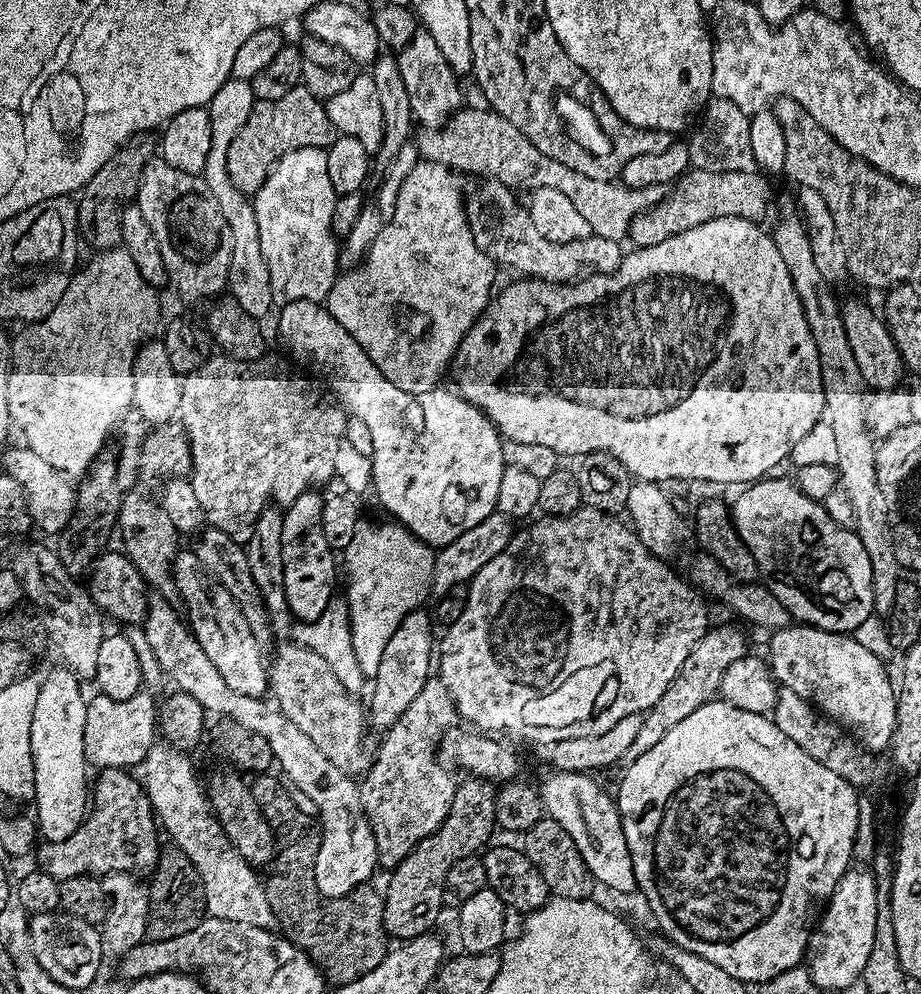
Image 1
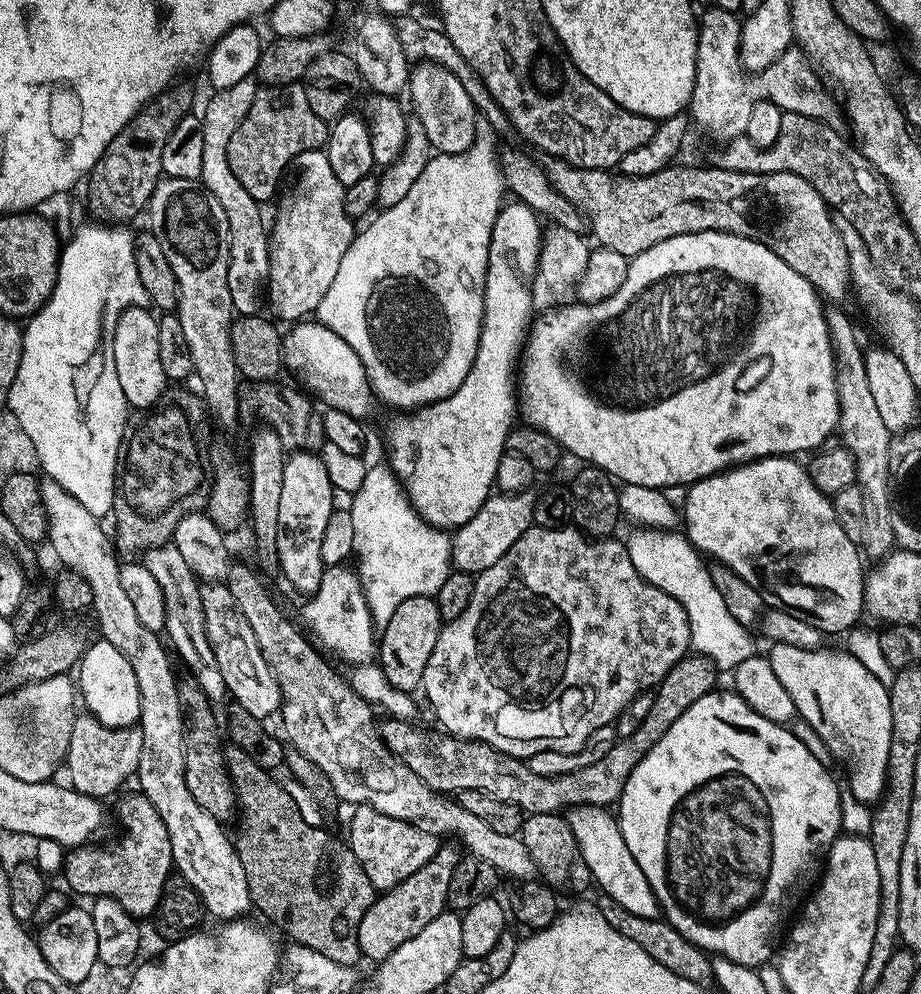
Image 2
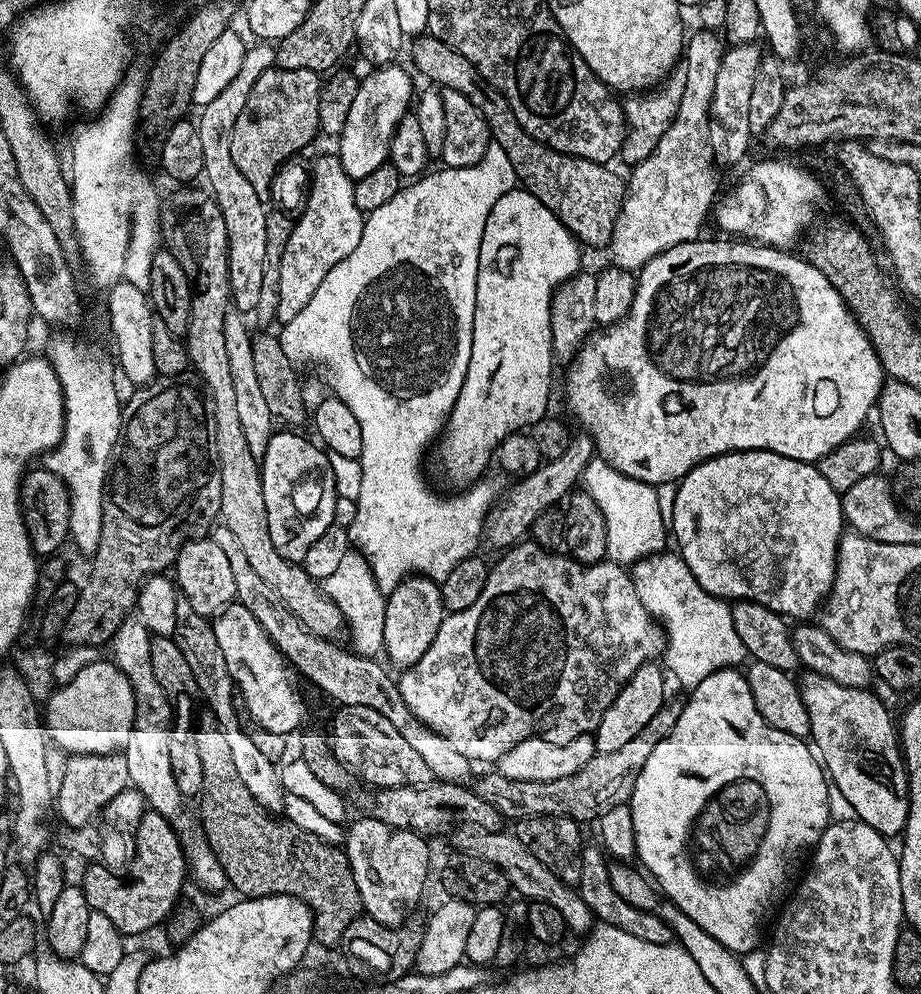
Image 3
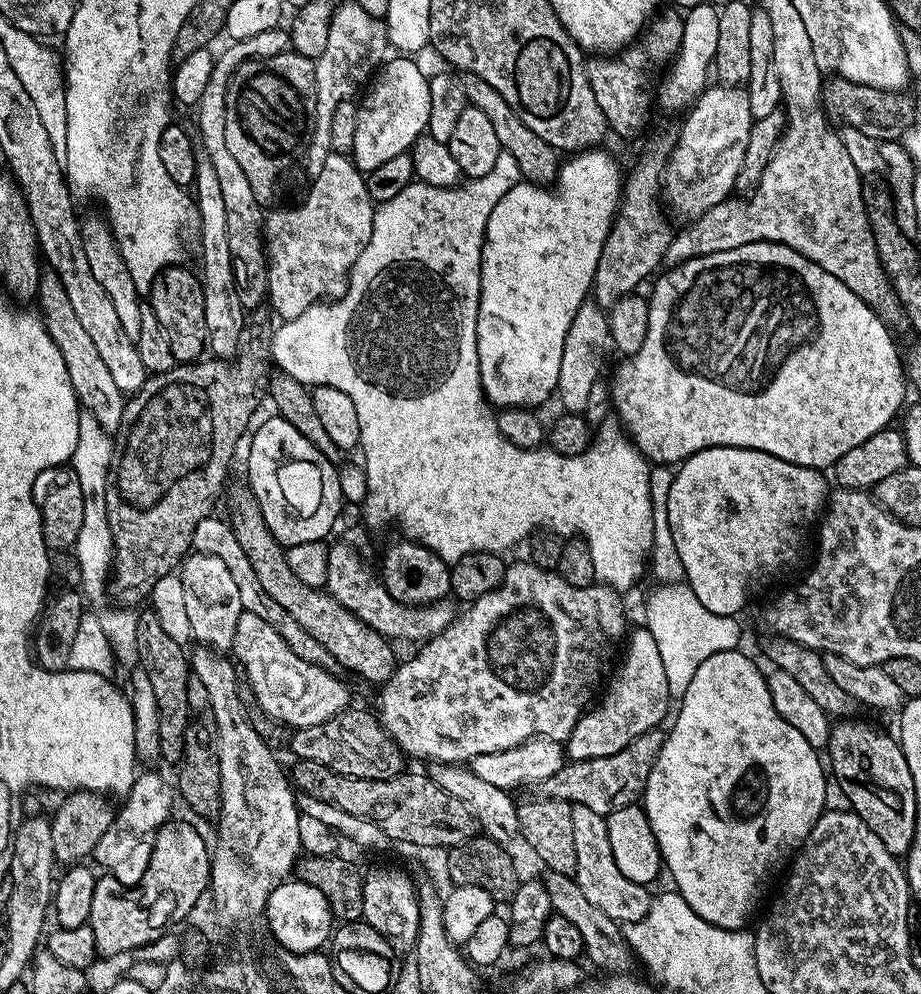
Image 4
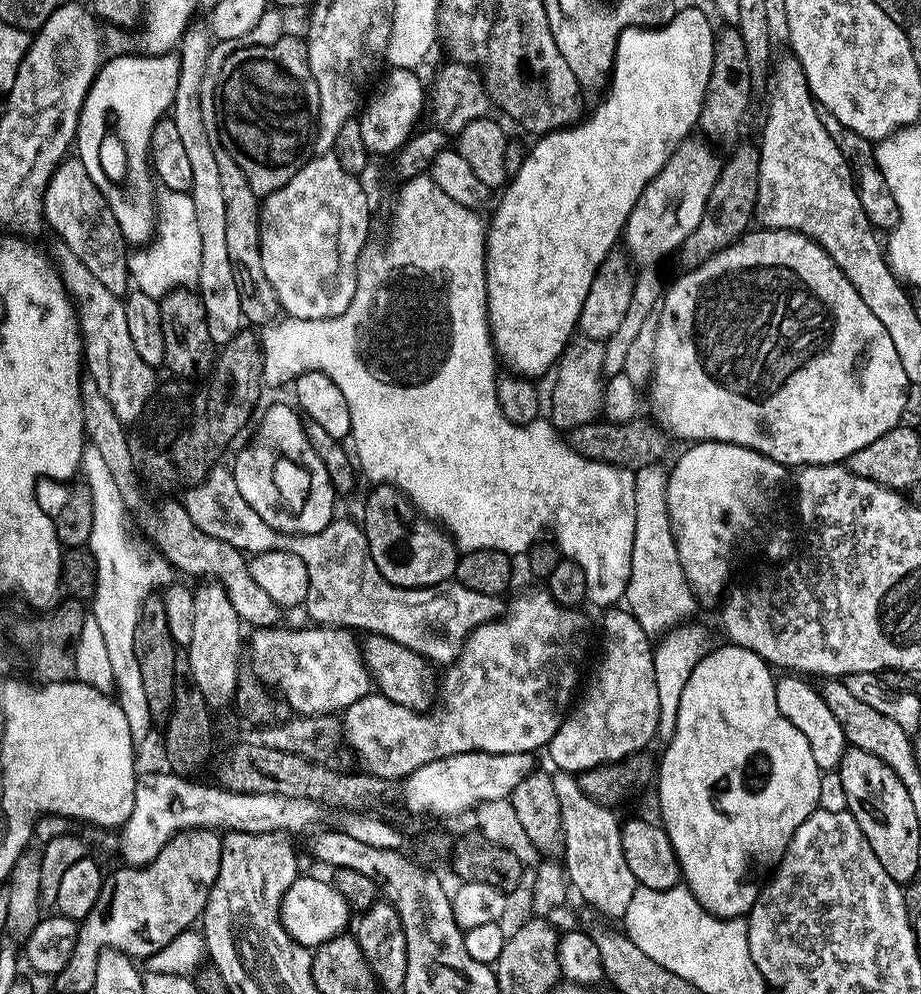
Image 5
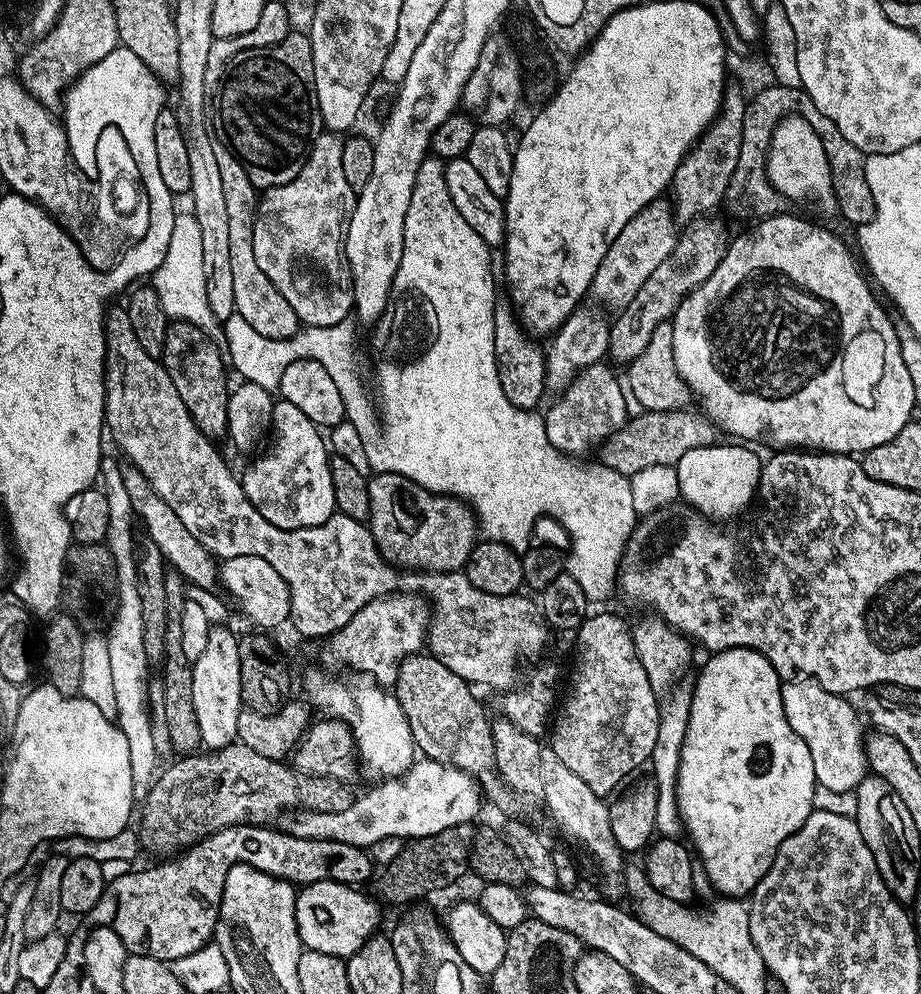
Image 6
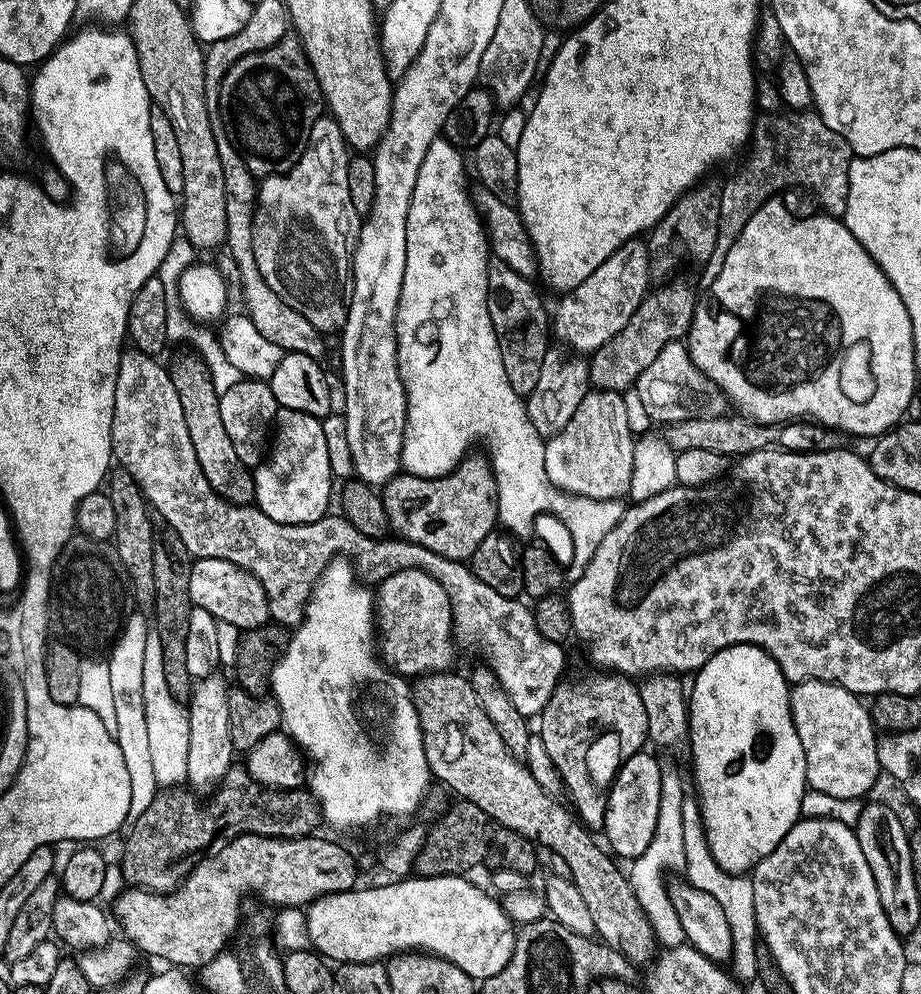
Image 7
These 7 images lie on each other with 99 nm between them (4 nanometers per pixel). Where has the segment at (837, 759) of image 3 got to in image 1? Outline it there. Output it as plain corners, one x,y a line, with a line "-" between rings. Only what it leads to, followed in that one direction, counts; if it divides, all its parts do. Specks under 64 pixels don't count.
796,622
787,628
778,628
771,633
767,659
773,676
783,687
794,690
804,700
809,700
826,716
851,730
856,739
873,754
885,751
894,734
896,725
896,693
894,680
888,677
884,664
877,653
866,645
860,645
851,635
827,632
825,628
813,628
804,622

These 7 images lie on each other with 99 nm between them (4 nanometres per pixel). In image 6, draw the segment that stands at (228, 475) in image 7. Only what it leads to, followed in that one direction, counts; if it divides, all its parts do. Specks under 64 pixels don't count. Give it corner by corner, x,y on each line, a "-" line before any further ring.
173,319
166,330
162,363
166,374
170,374
170,382
174,382
174,390
178,390
178,398
182,398
198,430
209,440
220,442
228,434
230,383
228,384
228,376
224,373
226,360
220,356
216,340
207,335
209,333
198,325

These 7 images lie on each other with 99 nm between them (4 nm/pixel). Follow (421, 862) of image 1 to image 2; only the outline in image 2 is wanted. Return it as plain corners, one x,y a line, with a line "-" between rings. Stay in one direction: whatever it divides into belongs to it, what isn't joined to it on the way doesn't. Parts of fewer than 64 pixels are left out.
441,846
432,858
420,870
415,870
398,886
381,891
376,900
362,914
362,922
358,924
358,946
361,957
365,961
379,962
385,960
402,942
410,942
414,934
419,934
429,922
434,922
440,912
445,911
450,890
450,877
454,874
454,866
458,866
462,855
459,847

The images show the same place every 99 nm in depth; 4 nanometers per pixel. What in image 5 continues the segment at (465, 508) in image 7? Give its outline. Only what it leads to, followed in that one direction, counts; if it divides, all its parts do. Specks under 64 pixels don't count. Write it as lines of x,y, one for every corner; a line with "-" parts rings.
377,484
371,491
364,500
362,527
370,546
370,558
374,558
374,566
378,566
378,574
382,574
382,578
386,578
386,582
396,588
433,588
435,584
449,583
455,577
458,559
458,549
451,536
440,525
420,513
408,501
408,496
394,486

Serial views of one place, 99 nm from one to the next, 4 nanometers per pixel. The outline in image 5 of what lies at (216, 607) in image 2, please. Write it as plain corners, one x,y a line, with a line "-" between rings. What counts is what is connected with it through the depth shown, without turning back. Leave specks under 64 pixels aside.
273,626
253,631
252,653
250,659
254,666
254,674
262,683
268,685
273,693
292,707
293,713
301,716
327,716
343,713
354,702
369,695
370,677
364,665
361,645
358,640
343,628
327,626
307,626
308,628
284,628

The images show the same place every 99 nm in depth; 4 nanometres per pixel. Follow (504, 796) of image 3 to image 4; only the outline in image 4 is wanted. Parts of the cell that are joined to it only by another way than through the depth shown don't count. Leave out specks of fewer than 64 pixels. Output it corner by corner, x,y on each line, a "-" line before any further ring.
651,728
646,734
638,734
630,746
618,750
618,754
610,754
606,758
590,758
589,760
573,760
566,762
558,774
540,781
538,792
540,796
549,796
555,800
564,800
567,804
586,806
595,813
608,817
612,811
620,810
624,806
637,803
643,797
644,787
650,778
650,770
654,770
654,762
664,745
665,733
660,728

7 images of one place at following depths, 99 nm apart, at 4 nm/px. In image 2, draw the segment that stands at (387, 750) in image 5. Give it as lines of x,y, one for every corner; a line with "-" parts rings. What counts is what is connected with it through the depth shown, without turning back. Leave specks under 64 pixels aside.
576,526
566,528
537,528
530,527
516,542
514,546
499,558
494,566
490,566
486,571
476,576
476,585
474,586
474,598
470,598
470,606
466,606
466,610
462,610
462,614
458,614
458,618
447,621
440,629
440,637
434,646
434,654
430,654
430,662
426,662
426,670
422,674
422,693
428,699
428,704
432,707
432,712
436,715
436,720
441,724
439,727
443,729
449,736
457,736
460,740
477,740
480,744
490,746
494,750
498,750
507,756
517,758
527,758
533,752
541,752
542,750
554,750
555,752
574,752
577,748
581,748
590,738
590,734
594,734
594,730
602,730
602,726
612,724
619,717
620,713
628,707
628,704
635,696
641,692
647,692
655,689
660,683
660,679
670,671
674,665
689,655
690,645
690,622
686,618
686,610
670,596
662,590
658,590
658,586
650,586
650,582
643,580
638,574
638,570
634,568
634,562
630,562
630,554
627,547
623,543
620,544
616,538
593,539
589,538

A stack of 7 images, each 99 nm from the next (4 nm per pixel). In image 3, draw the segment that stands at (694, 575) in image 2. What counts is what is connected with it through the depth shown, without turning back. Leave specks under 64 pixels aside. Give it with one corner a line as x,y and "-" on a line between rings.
671,551
658,552
631,565
630,575
638,598
642,598
652,619
663,627
666,643
662,660
671,679
673,676
685,690
691,690
702,682
702,678
718,670
743,665
748,651
742,646
742,638
738,638
738,630
734,630
731,607
704,590
698,584
698,578
690,574
690,566

